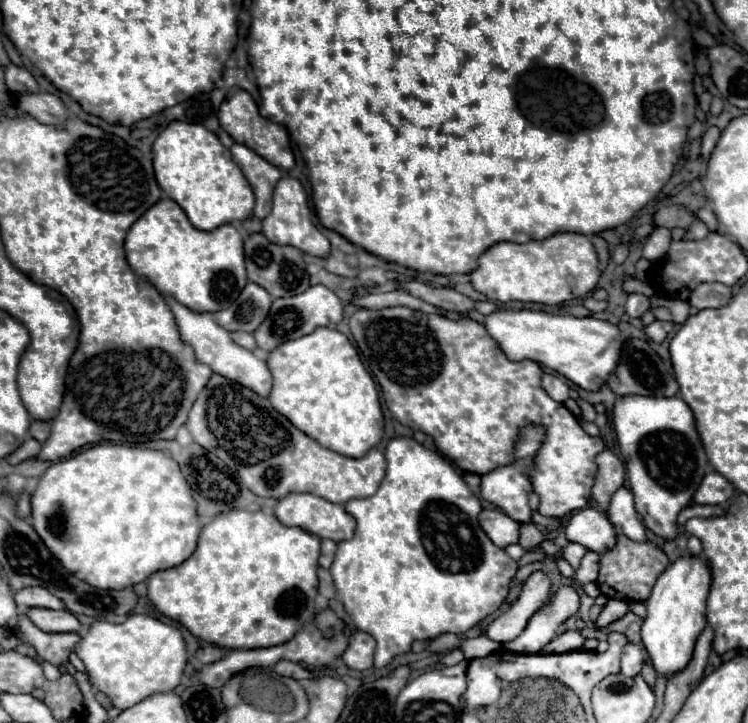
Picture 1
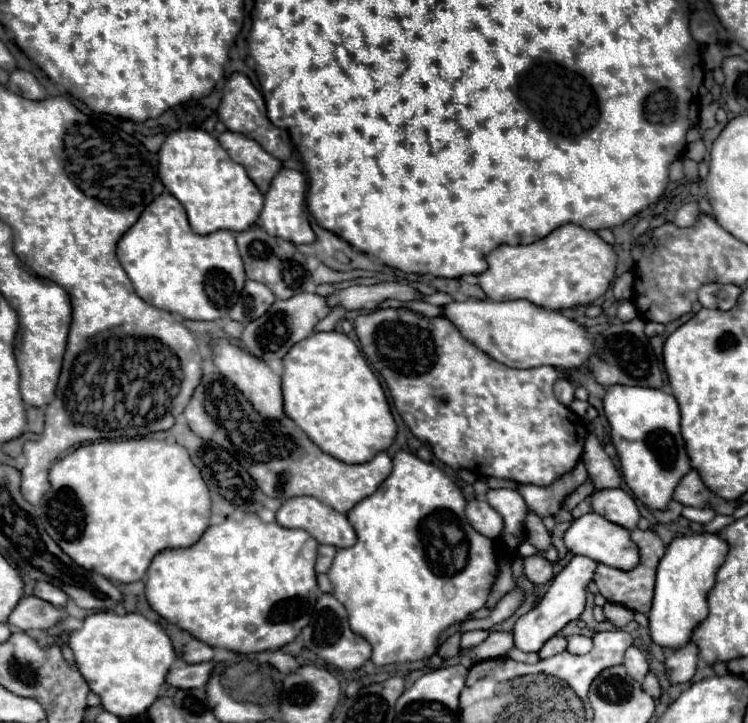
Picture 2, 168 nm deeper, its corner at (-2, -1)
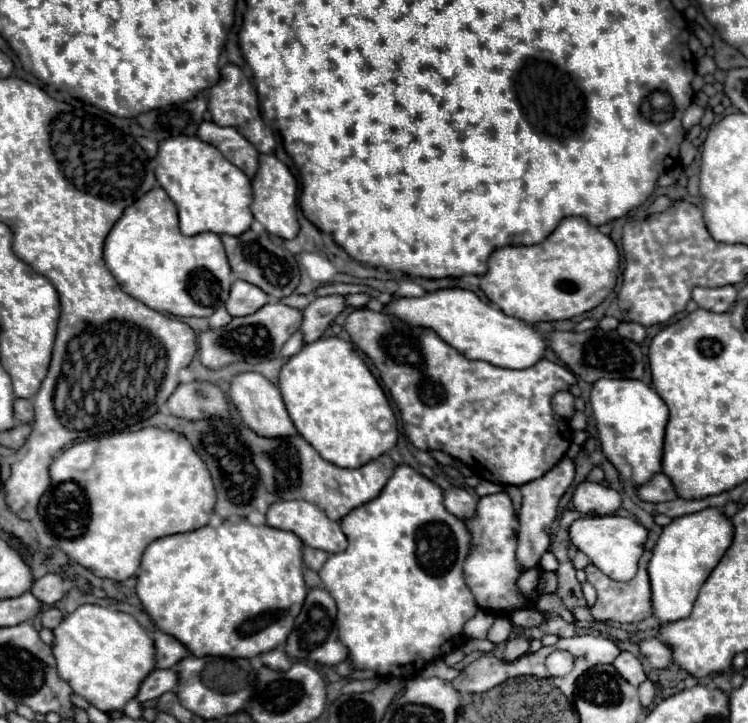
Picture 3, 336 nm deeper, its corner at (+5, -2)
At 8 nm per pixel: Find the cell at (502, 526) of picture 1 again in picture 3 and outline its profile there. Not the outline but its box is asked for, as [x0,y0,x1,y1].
[444,488,476,518]

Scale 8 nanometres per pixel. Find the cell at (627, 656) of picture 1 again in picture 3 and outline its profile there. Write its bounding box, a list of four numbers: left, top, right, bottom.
[614,652,646,686]

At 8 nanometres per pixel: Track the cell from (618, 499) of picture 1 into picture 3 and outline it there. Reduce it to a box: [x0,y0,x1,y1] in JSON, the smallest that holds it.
[572,482,620,514]

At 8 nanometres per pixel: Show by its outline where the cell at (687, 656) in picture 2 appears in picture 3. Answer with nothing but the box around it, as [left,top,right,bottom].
[638,638,672,668]

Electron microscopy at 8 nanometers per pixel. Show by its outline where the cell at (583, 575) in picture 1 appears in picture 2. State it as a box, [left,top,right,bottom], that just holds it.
[513,555,597,651]

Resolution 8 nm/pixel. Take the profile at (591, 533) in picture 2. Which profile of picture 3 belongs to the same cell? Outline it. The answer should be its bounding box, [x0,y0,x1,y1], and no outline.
[570,516,648,582]

